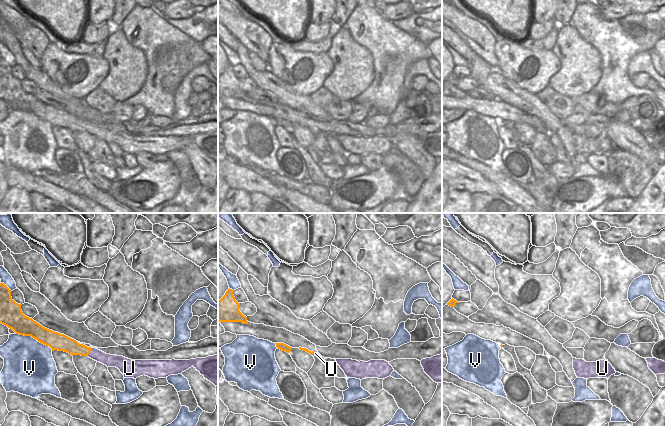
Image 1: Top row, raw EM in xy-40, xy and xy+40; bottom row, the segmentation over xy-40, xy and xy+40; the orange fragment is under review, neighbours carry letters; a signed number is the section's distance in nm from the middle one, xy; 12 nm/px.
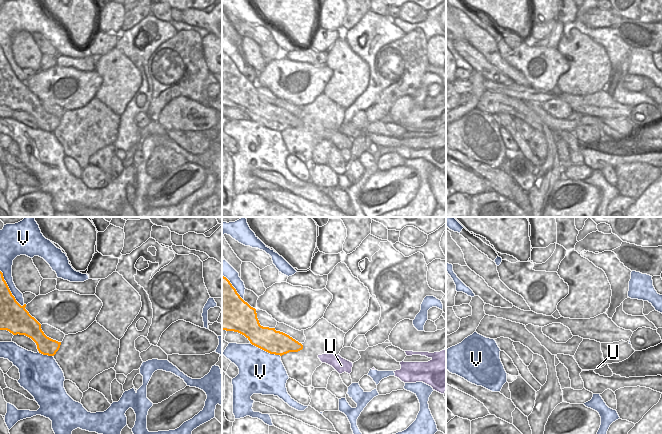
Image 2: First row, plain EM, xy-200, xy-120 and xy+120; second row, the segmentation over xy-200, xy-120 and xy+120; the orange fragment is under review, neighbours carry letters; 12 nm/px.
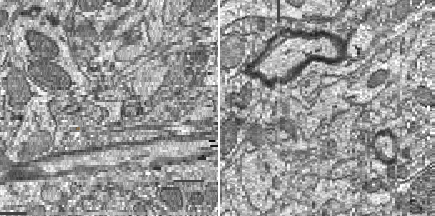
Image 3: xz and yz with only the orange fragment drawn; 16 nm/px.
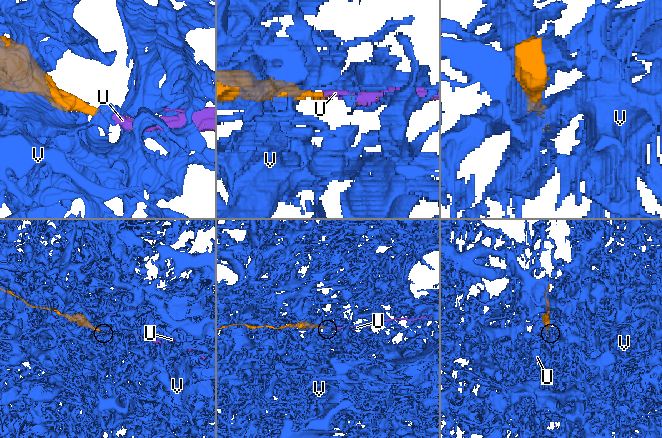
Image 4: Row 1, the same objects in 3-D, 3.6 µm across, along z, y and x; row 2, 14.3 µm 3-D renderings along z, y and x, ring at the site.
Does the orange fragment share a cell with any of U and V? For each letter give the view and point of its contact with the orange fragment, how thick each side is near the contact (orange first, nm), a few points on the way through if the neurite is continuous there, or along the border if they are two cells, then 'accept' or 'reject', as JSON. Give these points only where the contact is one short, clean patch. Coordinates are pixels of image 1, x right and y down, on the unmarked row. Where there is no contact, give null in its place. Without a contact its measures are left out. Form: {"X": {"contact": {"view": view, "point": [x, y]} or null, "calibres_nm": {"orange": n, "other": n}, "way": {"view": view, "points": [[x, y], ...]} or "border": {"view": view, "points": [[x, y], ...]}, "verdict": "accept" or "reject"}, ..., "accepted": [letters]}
{"U": {"contact": {"view": "xy-40", "point": [89, 128]}, "calibres_nm": {"orange": 180, "other": 140}, "verdict": "accept"}, "V": {"contact": {"view": "xy-40", "point": [34, 114]}, "calibres_nm": {"orange": 240, "other": 500}, "verdict": "reject"}, "accepted": ["U"]}

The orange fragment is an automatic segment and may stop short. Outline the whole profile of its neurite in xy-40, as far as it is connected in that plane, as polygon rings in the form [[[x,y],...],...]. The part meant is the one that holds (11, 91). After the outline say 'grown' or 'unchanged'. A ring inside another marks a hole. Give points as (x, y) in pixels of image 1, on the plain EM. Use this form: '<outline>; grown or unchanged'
[[[0,59],[0,99],[16,110],[31,112],[49,122],[52,127],[64,127],[72,132],[88,132],[107,143],[116,143],[124,154],[136,155],[143,151],[154,155],[166,154],[181,150],[193,142],[205,155],[215,162],[218,161],[218,130],[190,136],[131,136],[123,132],[106,130],[96,124],[79,120],[64,110],[49,106],[25,92],[21,80],[12,75],[11,66],[4,59]]]; grown

